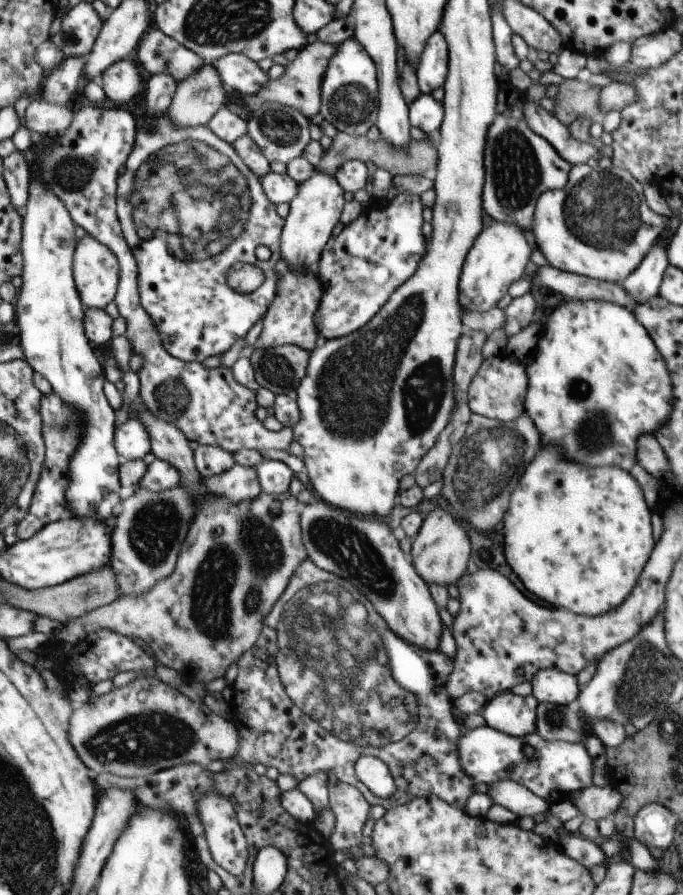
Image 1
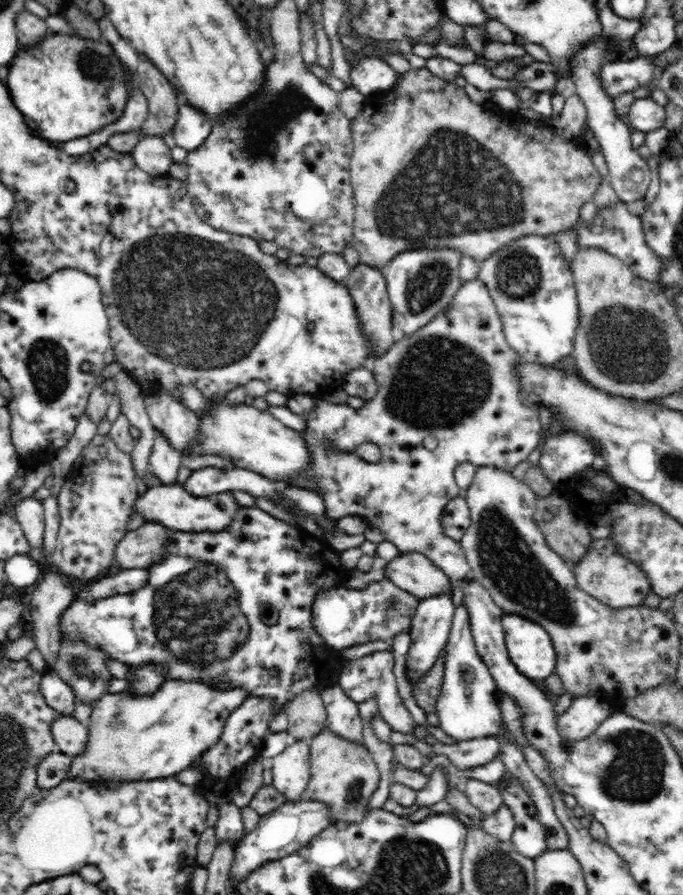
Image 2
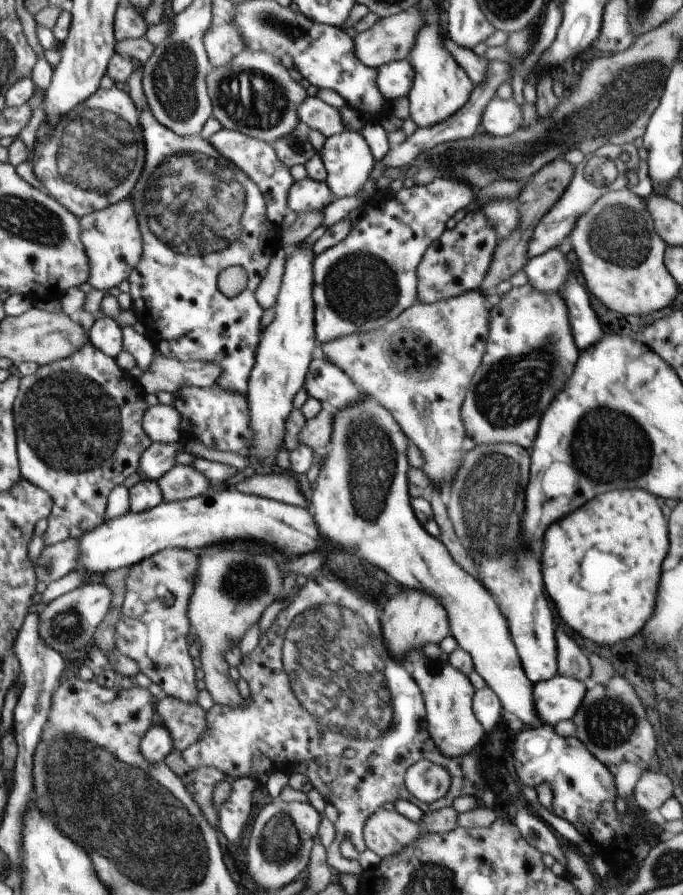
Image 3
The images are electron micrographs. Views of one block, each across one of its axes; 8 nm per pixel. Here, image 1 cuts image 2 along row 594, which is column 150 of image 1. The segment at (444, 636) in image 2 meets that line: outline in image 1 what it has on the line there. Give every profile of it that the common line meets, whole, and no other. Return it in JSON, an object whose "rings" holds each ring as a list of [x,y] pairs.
{"rings":[[[138,418],[128,419],[118,427],[117,449],[124,460],[142,459],[151,452],[151,440],[147,426]]]}

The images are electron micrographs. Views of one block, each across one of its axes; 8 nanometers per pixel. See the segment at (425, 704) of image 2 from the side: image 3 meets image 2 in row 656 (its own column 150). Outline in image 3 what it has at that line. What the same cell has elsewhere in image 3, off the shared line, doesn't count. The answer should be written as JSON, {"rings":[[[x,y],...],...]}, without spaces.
{"rings":[[[92,342],[65,359],[60,359],[47,365],[39,365],[29,375],[22,375],[20,394],[17,395],[16,402],[13,404],[17,427],[17,455],[20,457],[21,476],[40,488],[46,489],[46,492],[49,492],[54,500],[53,512],[47,518],[48,528],[42,535],[46,545],[60,543],[61,540],[72,537],[80,539],[106,521],[107,500],[110,491],[122,485],[122,482],[130,474],[134,474],[136,470],[139,470],[138,458],[140,458],[140,454],[144,454],[153,444],[150,436],[146,434],[145,430],[142,430],[142,414],[144,414],[144,410],[146,410],[146,400],[144,400],[144,390],[142,390],[140,382],[130,376],[130,371],[120,370],[118,364],[116,364],[116,359],[106,355],[101,349],[97,349]]]}

